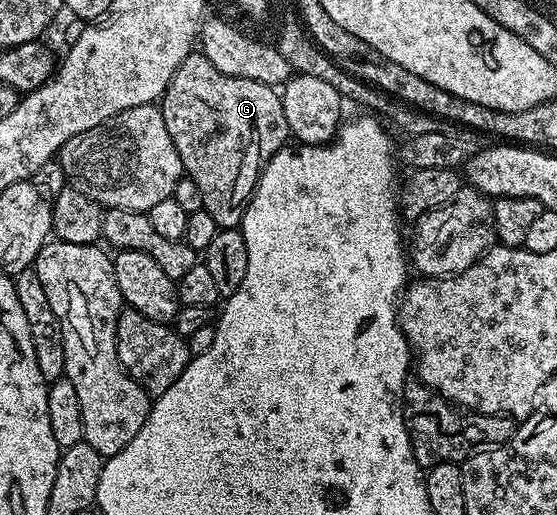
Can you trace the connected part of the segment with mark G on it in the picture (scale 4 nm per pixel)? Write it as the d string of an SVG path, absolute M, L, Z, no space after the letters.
M193 50L187 55L187 57L185 57L185 59L183 59L181 66L173 74L169 86L163 92L161 97L161 111L165 118L165 130L169 130L169 138L173 138L173 146L177 146L177 154L181 158L184 173L186 173L188 177L195 178L199 176L199 160L201 160L201 154L195 148L195 124L199 124L199 128L207 128L207 132L211 132L211 149L205 154L205 160L208 160L208 162L211 163L212 178L215 180L240 180L243 184L200 183L199 188L201 198L203 199L203 209L205 209L209 214L213 214L213 222L217 222L220 228L239 228L243 223L243 212L247 208L247 204L251 200L251 197L255 195L255 185L259 182L259 176L263 172L264 166L271 161L271 158L275 153L279 152L283 147L286 147L291 136L288 130L288 122L285 119L282 95L280 95L280 93L270 84L253 82L249 78L233 78L229 74L221 74L221 70L214 68L214 66L203 57L202 51Z

